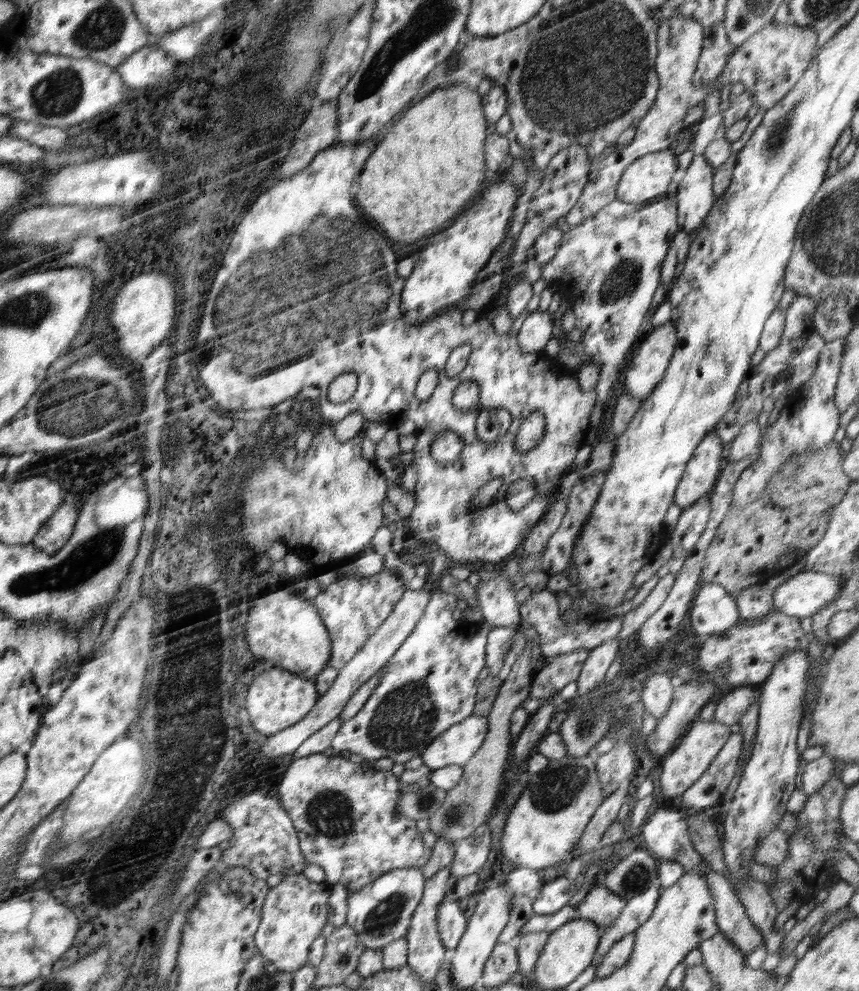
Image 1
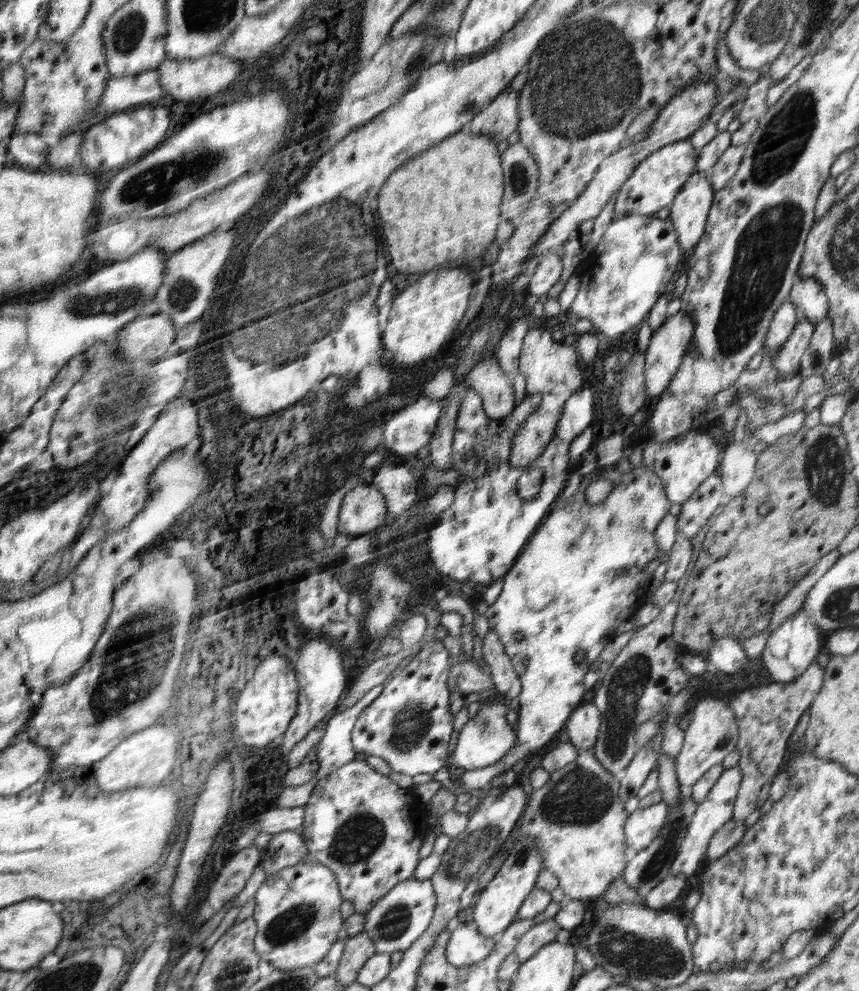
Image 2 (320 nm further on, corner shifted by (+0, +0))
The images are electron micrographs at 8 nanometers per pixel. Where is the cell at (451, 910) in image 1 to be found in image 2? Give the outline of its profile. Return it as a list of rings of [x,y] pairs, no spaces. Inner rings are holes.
[[[474,921],[466,924],[455,922],[446,947],[447,960],[457,967],[476,964],[493,952],[503,934],[504,931],[488,938],[479,933]]]

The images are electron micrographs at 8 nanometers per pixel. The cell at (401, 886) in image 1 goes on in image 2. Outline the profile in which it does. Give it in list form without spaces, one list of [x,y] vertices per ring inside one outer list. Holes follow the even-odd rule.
[[[412,877],[397,884],[392,891],[383,896],[365,916],[364,933],[374,943],[376,953],[391,955],[397,950],[405,951],[428,928],[431,923],[437,898],[430,878]]]

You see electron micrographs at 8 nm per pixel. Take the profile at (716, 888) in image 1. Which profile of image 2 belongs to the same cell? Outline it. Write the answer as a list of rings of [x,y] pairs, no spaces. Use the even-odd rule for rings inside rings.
[[[660,802],[648,808],[638,808],[628,815],[623,831],[631,852],[646,848],[657,837],[667,814],[667,805]]]

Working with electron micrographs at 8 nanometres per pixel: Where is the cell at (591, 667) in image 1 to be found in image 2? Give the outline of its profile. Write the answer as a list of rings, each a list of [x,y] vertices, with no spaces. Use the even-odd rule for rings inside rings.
[[[584,702],[579,710],[573,711],[565,730],[568,732],[568,742],[576,747],[577,754],[593,748],[600,725],[599,710],[592,702]]]

